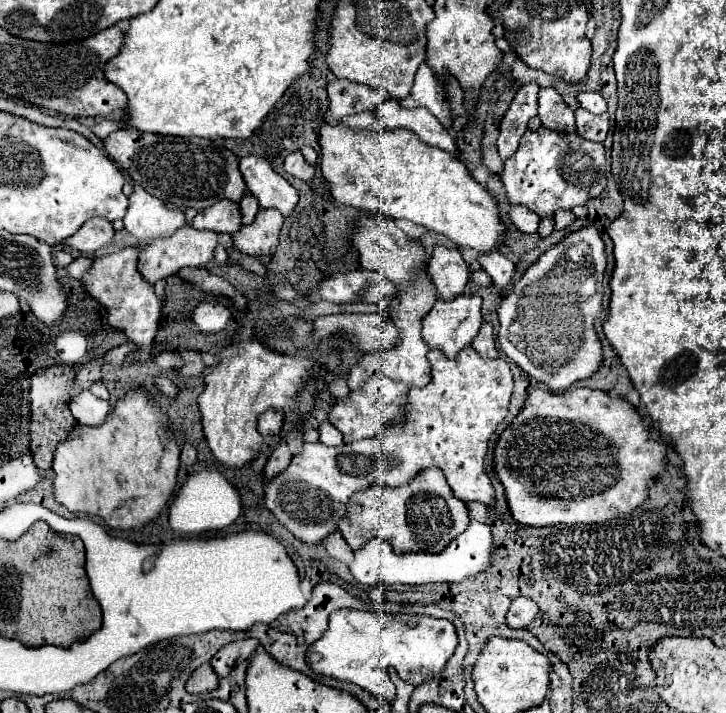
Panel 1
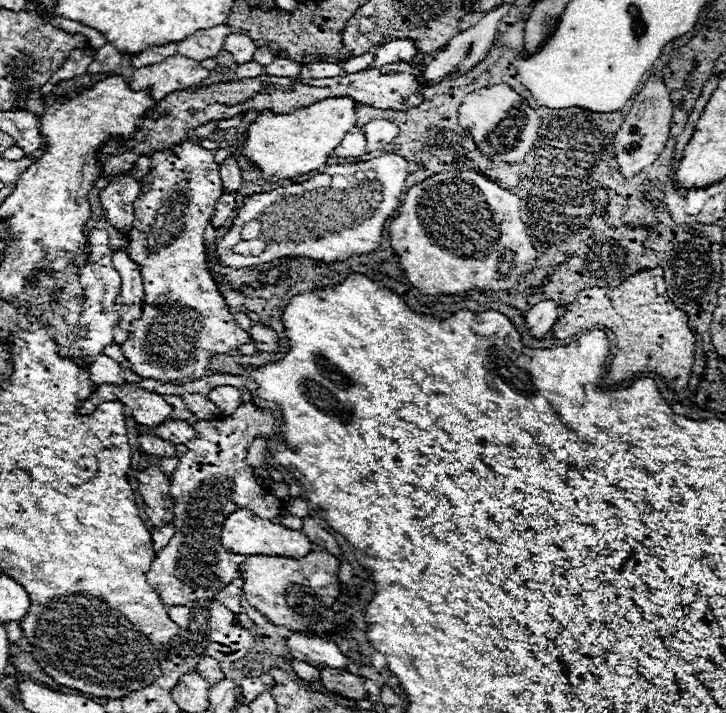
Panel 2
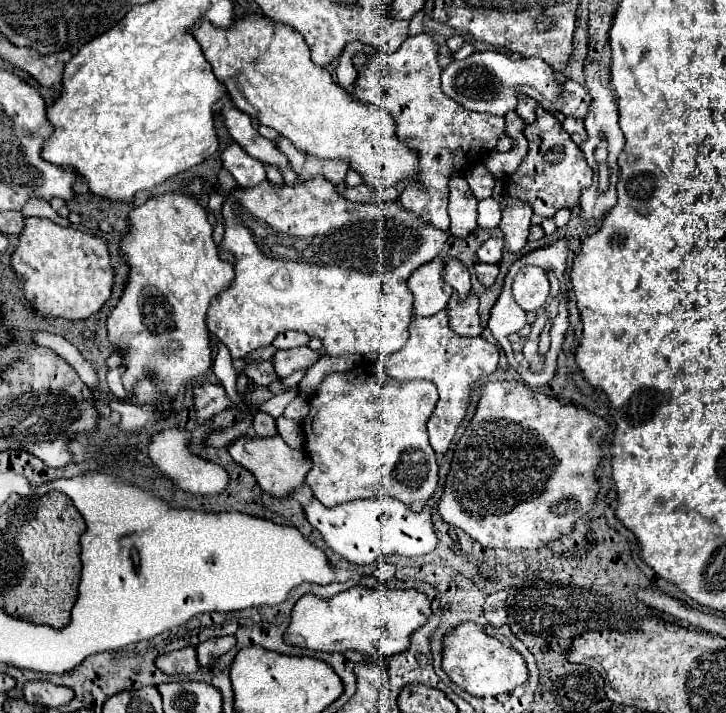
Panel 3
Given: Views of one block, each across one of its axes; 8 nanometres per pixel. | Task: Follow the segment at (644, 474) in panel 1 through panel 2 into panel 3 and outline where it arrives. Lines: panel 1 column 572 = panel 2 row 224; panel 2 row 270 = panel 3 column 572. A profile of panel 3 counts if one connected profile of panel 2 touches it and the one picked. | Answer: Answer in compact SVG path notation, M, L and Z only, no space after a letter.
M520 380L484 382L484 384L480 384L480 400L478 400L476 412L474 412L470 424L466 426L462 438L458 440L456 448L454 448L454 458L450 462L450 470L446 474L446 482L442 486L442 496L438 502L438 514L446 524L460 528L472 540L480 542L484 548L508 548L508 550L530 548L530 550L538 550L538 548L546 546L548 540L570 534L570 530L574 528L574 522L594 506L596 492L598 492L598 480L594 476L594 470L600 464L600 440L606 434L608 434L606 420L598 418L596 414L592 414L580 406L560 404L556 398L550 398L546 394L538 394L536 390L532 390L530 386L526 386Z

